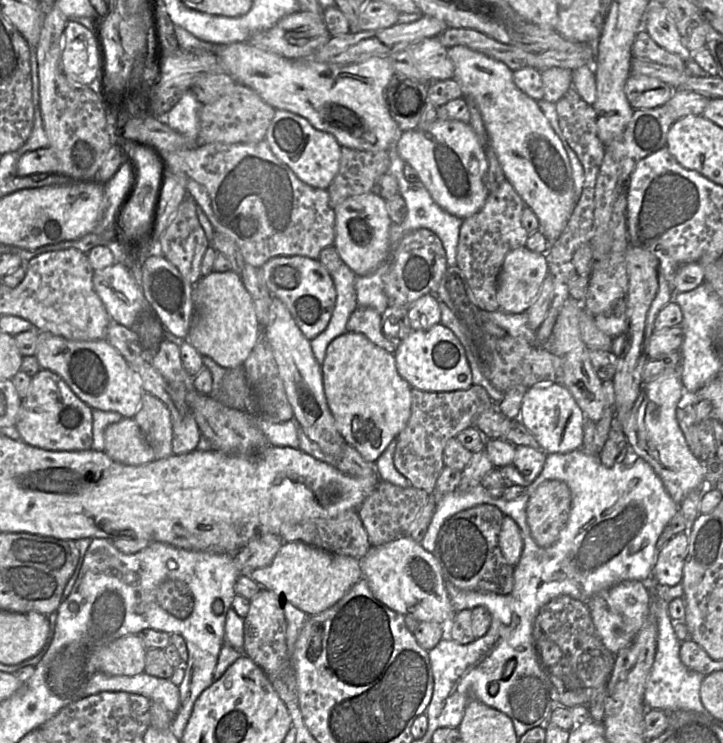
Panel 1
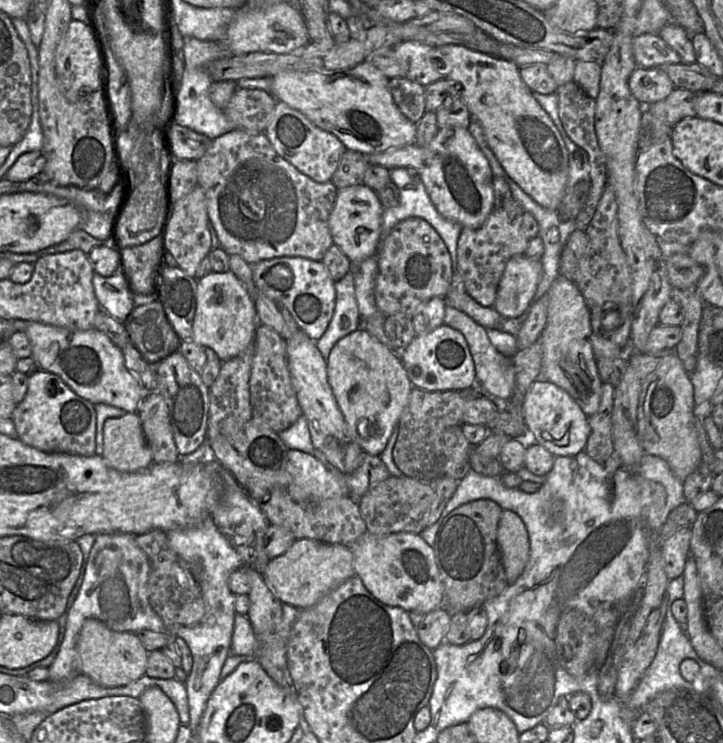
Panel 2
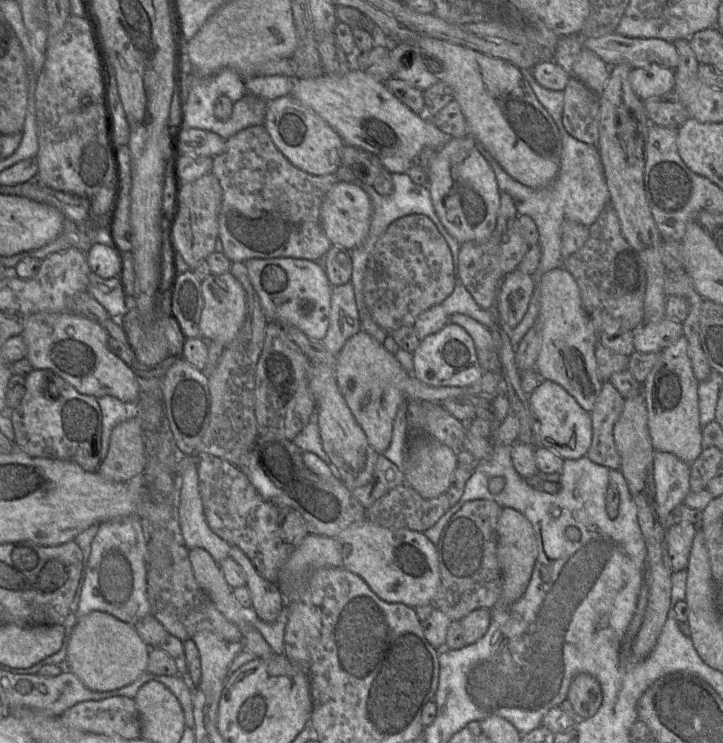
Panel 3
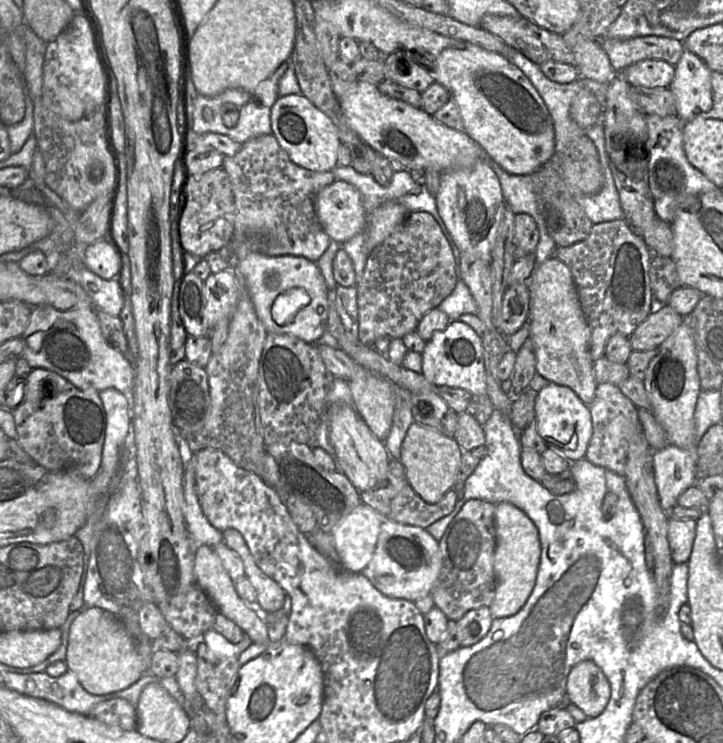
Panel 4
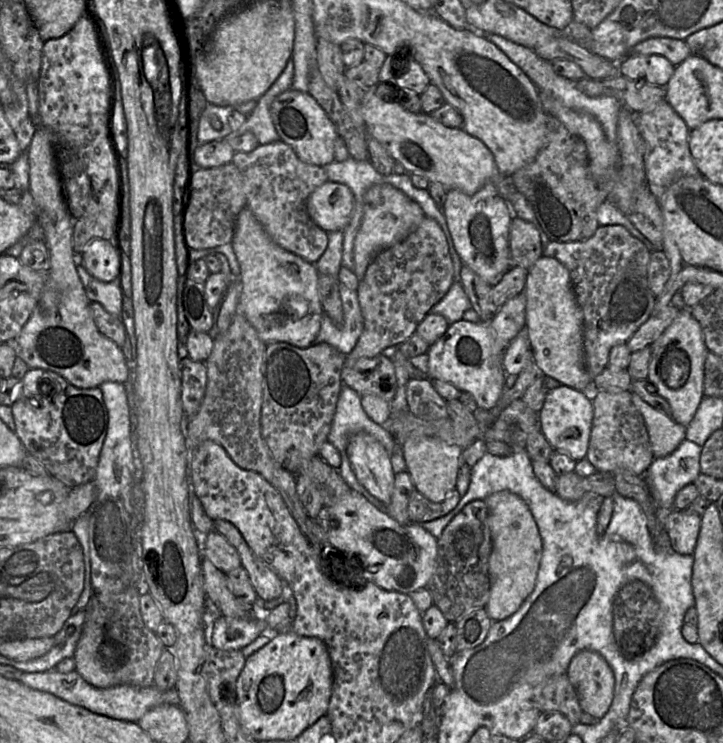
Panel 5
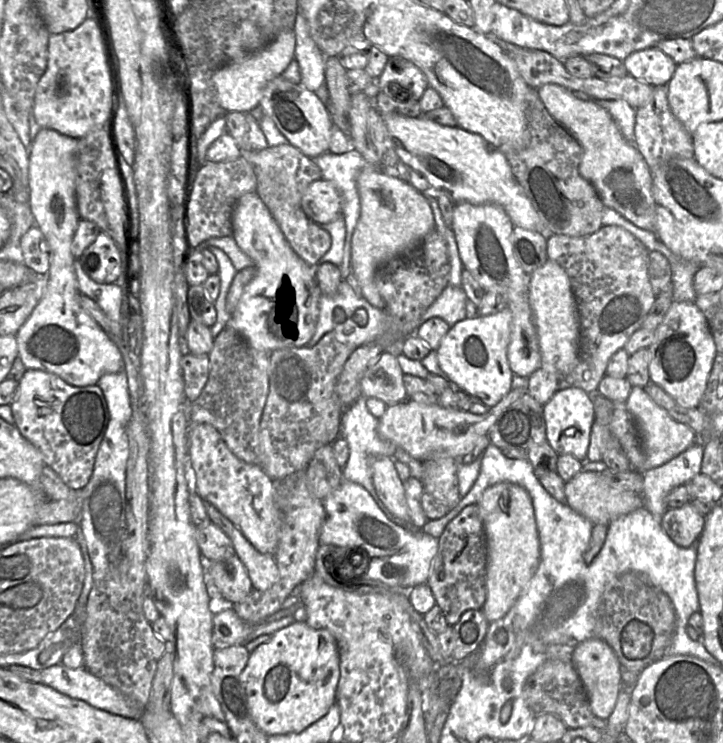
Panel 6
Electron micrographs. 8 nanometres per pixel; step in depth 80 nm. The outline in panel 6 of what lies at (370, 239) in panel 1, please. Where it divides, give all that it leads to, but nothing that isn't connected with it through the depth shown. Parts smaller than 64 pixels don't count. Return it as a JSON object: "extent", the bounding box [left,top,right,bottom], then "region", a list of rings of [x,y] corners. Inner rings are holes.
{"extent":[301,178,343,223],"region":[[[323,178],[313,181],[305,190],[301,206],[311,221],[330,223],[343,214],[343,200],[337,186]]]}

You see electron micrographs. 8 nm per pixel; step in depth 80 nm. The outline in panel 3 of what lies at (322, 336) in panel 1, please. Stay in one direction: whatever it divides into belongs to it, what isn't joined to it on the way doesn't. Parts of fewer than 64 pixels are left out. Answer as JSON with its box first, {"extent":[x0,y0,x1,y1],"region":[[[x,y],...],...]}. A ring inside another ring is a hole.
{"extent":[323,282,361,356],"region":[[[352,282],[334,286],[331,294],[331,313],[323,344],[335,356],[345,342],[360,331],[361,323]]]}

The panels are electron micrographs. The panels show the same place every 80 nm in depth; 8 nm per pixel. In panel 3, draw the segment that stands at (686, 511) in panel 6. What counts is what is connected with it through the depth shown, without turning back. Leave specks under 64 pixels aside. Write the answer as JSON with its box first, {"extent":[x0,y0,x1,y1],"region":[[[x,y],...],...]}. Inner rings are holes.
{"extent":[666,523,696,573],"region":[[[680,523],[667,529],[666,546],[673,573],[687,567],[696,530],[692,523]]]}

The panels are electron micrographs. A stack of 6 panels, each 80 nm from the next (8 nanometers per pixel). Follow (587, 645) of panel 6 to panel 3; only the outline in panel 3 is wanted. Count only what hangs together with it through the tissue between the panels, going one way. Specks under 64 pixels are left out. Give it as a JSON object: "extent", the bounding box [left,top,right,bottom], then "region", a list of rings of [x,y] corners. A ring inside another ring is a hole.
{"extent":[567,674,603,720],"region":[[[578,674],[571,682],[567,699],[579,720],[591,718],[597,713],[603,700],[601,686],[592,675]]]}

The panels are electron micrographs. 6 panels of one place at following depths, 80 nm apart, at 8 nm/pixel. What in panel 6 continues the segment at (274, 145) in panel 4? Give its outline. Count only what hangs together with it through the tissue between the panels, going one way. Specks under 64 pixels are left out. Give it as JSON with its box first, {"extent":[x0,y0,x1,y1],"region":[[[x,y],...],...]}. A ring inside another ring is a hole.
{"extent":[241,144,331,265],"region":[[[290,144],[258,151],[242,150],[241,156],[252,164],[257,178],[256,192],[270,210],[293,251],[308,265],[319,265],[320,259],[331,246],[331,236],[327,230],[309,219],[302,209],[301,199],[306,188],[322,178],[320,168],[312,158]]]}

